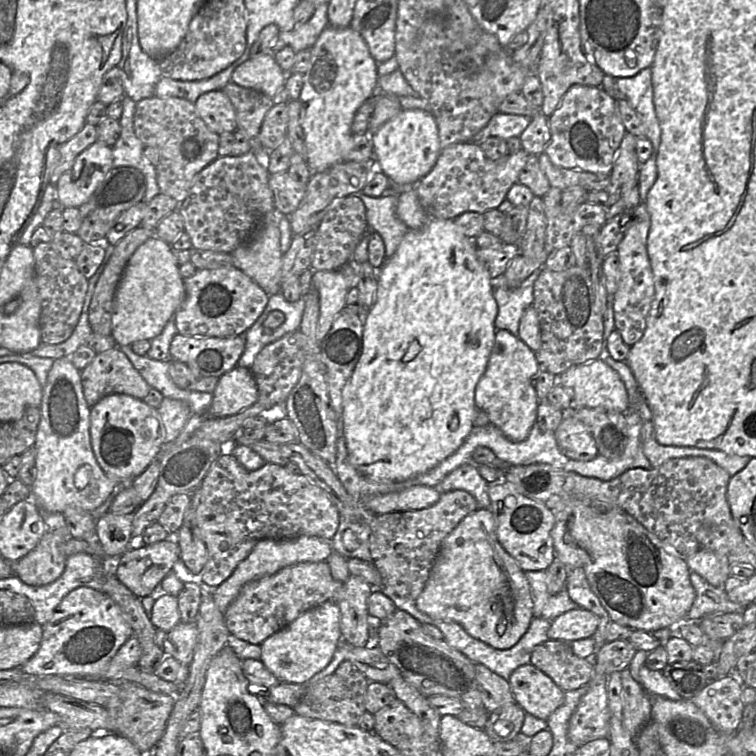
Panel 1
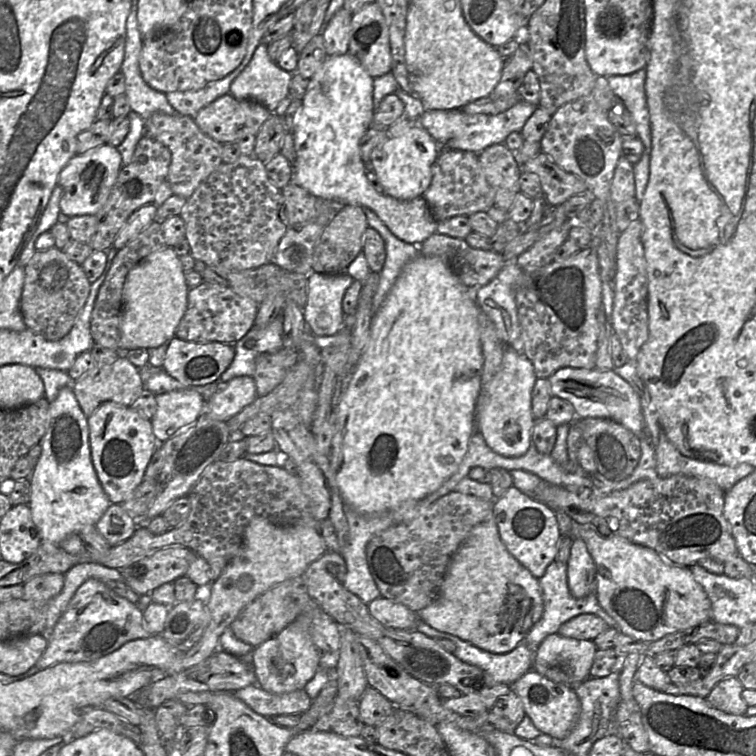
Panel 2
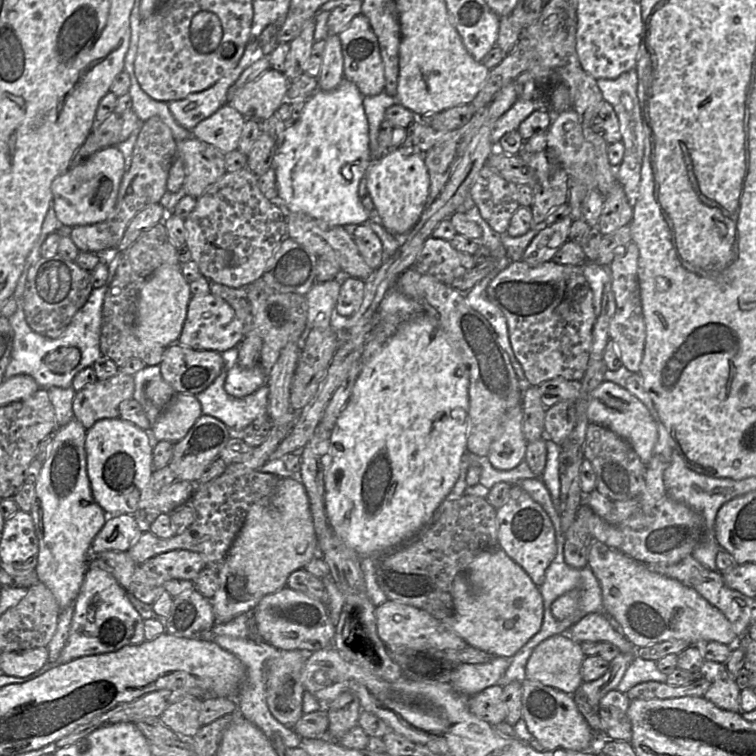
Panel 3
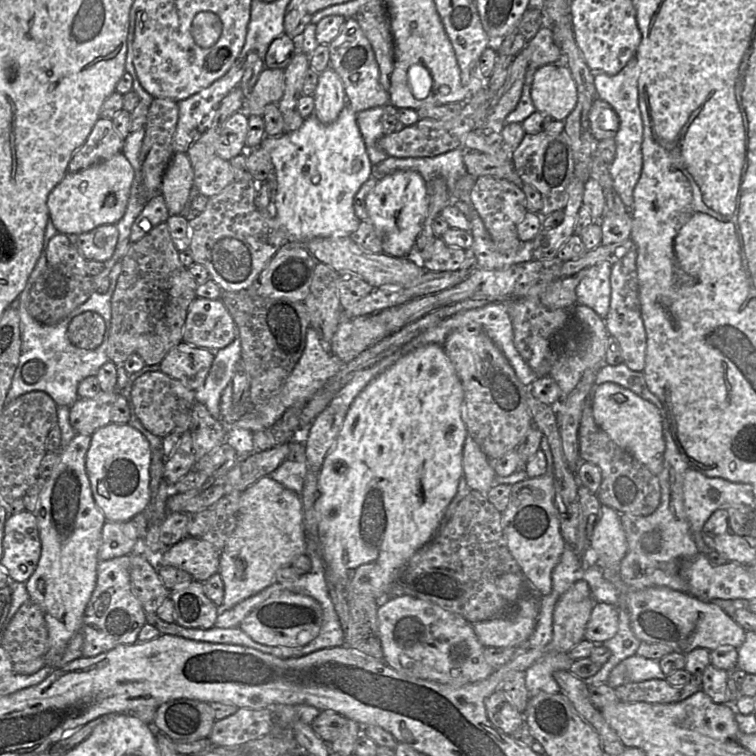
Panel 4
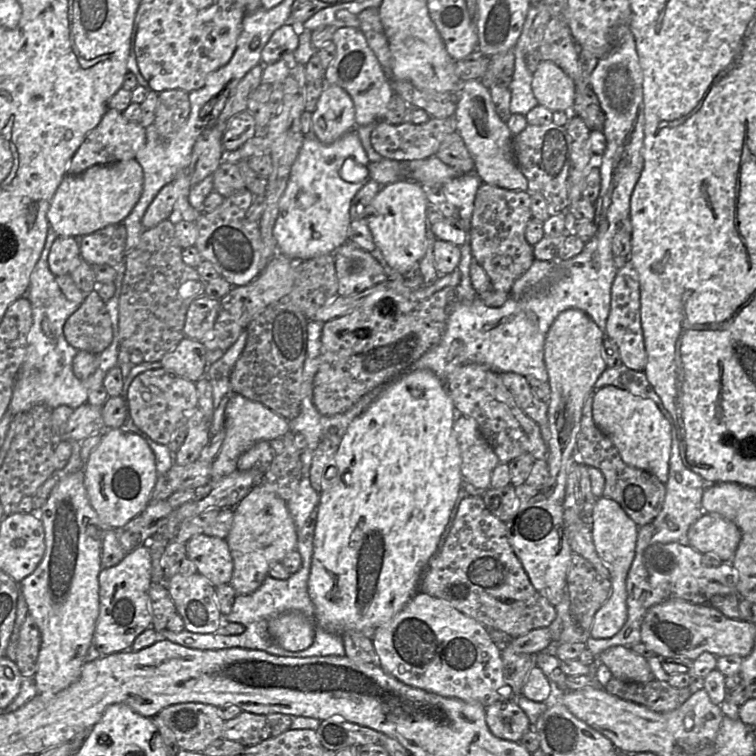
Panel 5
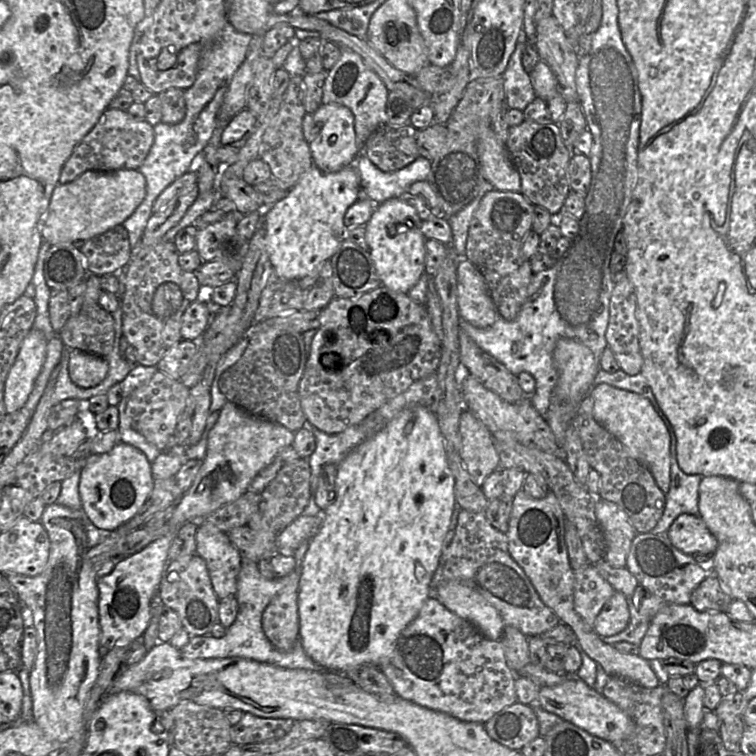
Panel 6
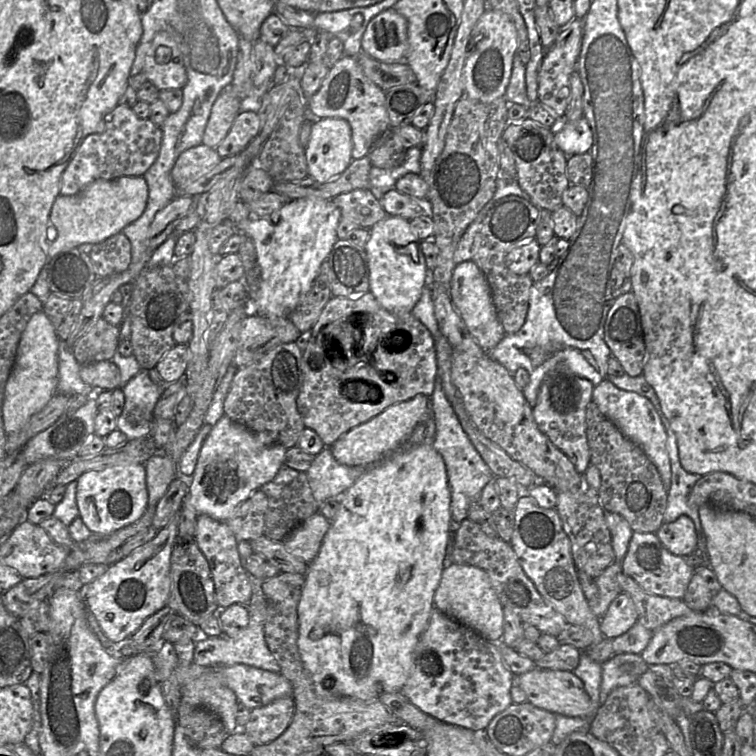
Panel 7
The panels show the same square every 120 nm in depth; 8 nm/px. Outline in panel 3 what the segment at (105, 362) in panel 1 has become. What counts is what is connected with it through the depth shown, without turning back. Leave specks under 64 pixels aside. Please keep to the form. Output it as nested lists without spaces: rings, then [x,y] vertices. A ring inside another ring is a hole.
[[[119,372],[106,380],[86,385],[76,392],[73,413],[83,427],[88,430],[98,420],[119,417],[119,405],[133,398],[135,383],[133,375]]]

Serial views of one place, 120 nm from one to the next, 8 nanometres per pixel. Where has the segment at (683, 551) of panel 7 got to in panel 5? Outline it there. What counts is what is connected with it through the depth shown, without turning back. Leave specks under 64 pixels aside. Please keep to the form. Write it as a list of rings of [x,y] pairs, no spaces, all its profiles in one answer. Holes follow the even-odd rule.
[[[704,512],[689,528],[686,543],[701,554],[712,553],[730,562],[741,540],[735,523],[717,513]]]

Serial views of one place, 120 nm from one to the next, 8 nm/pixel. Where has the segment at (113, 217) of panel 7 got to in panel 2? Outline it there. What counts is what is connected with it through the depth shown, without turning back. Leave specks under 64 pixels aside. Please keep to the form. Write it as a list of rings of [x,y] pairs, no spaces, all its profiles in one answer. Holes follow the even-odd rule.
[[[107,143],[74,155],[58,176],[57,184],[62,188],[59,203],[61,214],[67,217],[96,215],[106,203],[121,167],[121,154],[116,147]]]

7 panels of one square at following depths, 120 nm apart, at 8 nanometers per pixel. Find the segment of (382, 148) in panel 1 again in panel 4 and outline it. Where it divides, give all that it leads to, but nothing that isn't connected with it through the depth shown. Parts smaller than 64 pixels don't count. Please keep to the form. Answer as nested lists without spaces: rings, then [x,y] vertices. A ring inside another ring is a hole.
[[[413,170],[396,171],[376,183],[366,197],[366,208],[383,252],[396,257],[413,256],[427,214],[429,184]]]

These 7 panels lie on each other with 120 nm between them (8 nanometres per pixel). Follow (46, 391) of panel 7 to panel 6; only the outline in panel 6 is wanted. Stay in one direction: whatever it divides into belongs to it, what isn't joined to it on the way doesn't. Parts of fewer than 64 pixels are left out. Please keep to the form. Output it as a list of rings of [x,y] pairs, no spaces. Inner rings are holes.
[[[34,327],[21,343],[4,388],[4,404],[7,413],[21,409],[38,377],[46,358],[48,340],[43,332]]]

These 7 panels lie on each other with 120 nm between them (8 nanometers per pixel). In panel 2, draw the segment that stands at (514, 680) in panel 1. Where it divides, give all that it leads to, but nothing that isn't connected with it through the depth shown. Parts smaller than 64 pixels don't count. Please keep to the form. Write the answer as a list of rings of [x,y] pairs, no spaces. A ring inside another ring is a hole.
[[[533,669],[527,671],[509,686],[521,699],[525,713],[535,727],[541,733],[553,737],[556,742],[564,739],[577,723],[581,704],[571,687],[556,683]]]

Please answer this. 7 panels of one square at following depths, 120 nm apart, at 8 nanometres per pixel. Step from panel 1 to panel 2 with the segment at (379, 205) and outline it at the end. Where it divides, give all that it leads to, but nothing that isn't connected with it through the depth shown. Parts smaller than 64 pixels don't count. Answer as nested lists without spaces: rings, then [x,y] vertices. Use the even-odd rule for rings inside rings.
[[[363,208],[363,210],[368,227],[375,229],[382,237],[386,253],[384,266],[379,272],[378,287],[373,297],[372,317],[379,310],[405,265],[419,253],[418,246],[397,238],[372,210],[369,208]]]

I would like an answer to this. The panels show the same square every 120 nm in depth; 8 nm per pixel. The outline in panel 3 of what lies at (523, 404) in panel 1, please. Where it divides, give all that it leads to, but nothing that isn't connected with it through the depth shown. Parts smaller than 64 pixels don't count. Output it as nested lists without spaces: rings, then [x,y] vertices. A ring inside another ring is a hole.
[[[522,403],[504,417],[499,436],[491,443],[488,459],[498,470],[512,470],[524,461],[528,442],[522,431]]]

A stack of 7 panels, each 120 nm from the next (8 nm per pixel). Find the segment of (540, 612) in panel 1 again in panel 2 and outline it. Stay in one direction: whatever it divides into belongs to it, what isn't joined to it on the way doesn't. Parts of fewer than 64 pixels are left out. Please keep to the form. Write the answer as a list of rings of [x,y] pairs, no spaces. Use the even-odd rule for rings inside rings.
[[[555,560],[546,569],[545,574],[538,579],[542,591],[544,610],[540,620],[531,628],[525,638],[525,643],[536,652],[540,643],[549,635],[558,632],[560,626],[580,614],[594,614],[603,619],[609,627],[618,629],[616,621],[607,614],[598,603],[595,592],[584,598],[574,598],[569,591],[567,581],[567,564]]]

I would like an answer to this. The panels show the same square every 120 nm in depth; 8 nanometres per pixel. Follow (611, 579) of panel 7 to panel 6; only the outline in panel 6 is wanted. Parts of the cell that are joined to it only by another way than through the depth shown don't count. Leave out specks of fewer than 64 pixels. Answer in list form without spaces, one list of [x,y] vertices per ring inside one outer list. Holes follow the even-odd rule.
[[[593,564],[574,571],[574,609],[583,621],[594,627],[605,603],[615,592]]]

